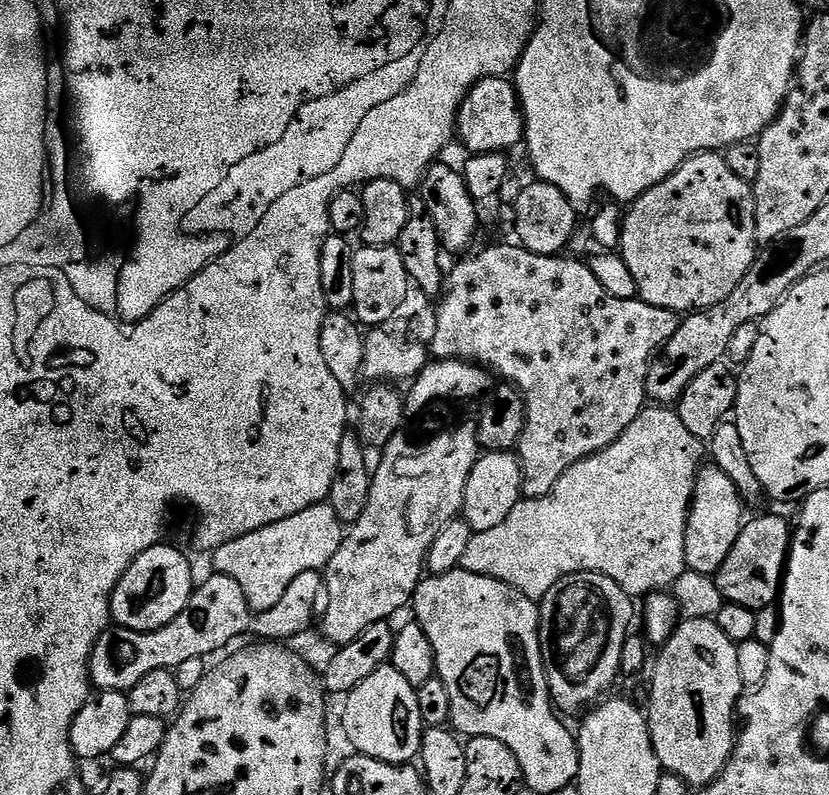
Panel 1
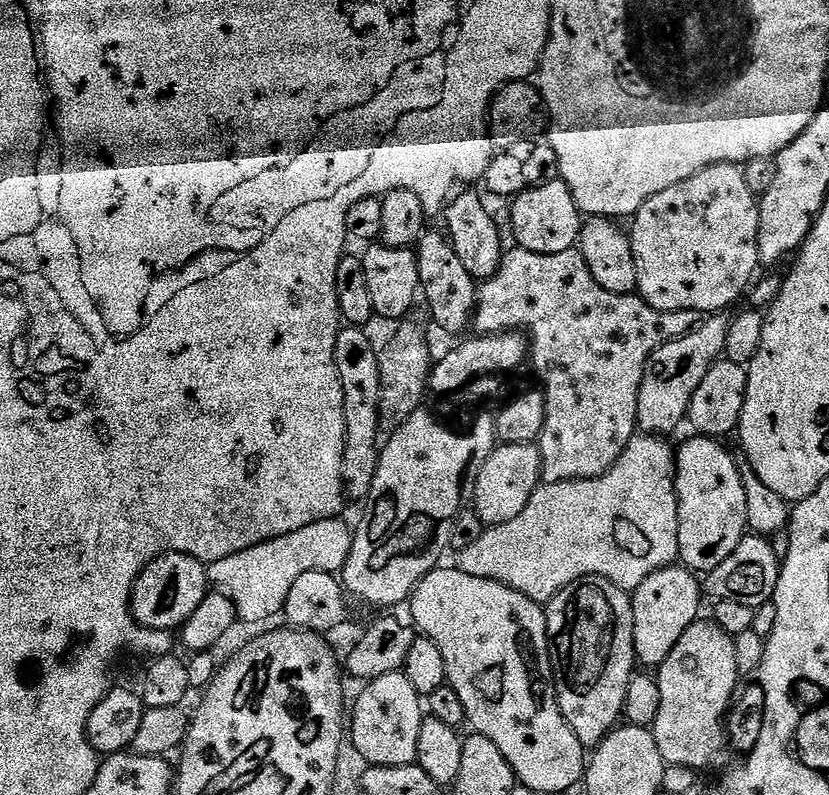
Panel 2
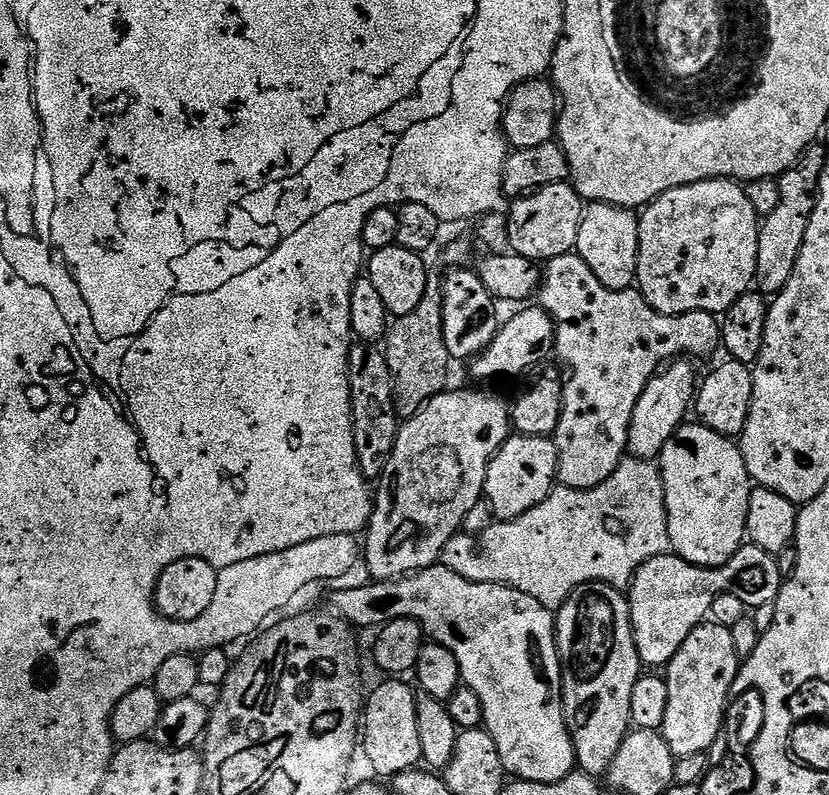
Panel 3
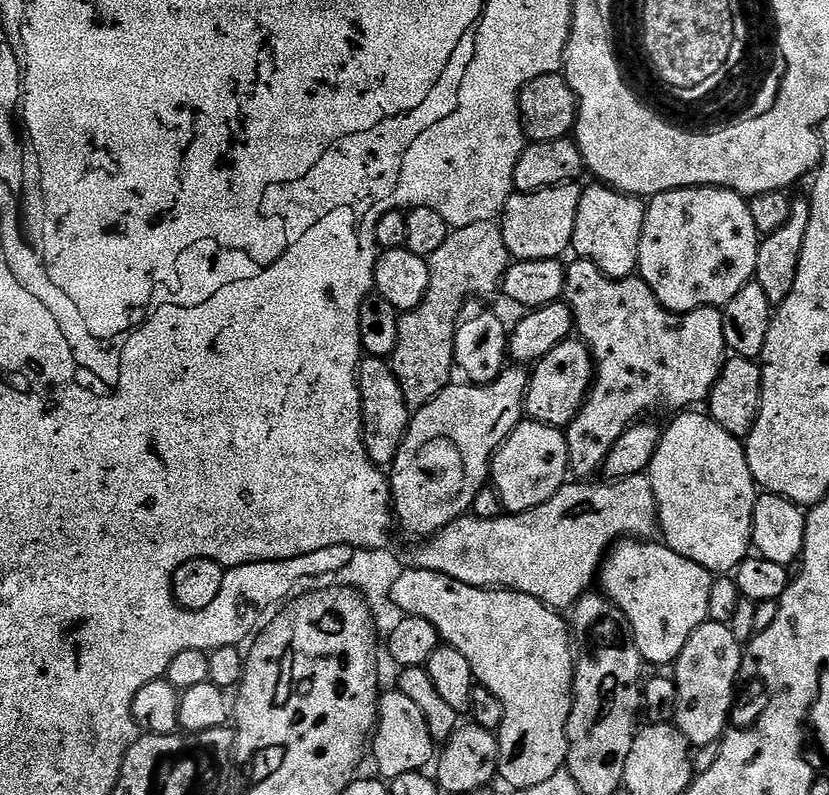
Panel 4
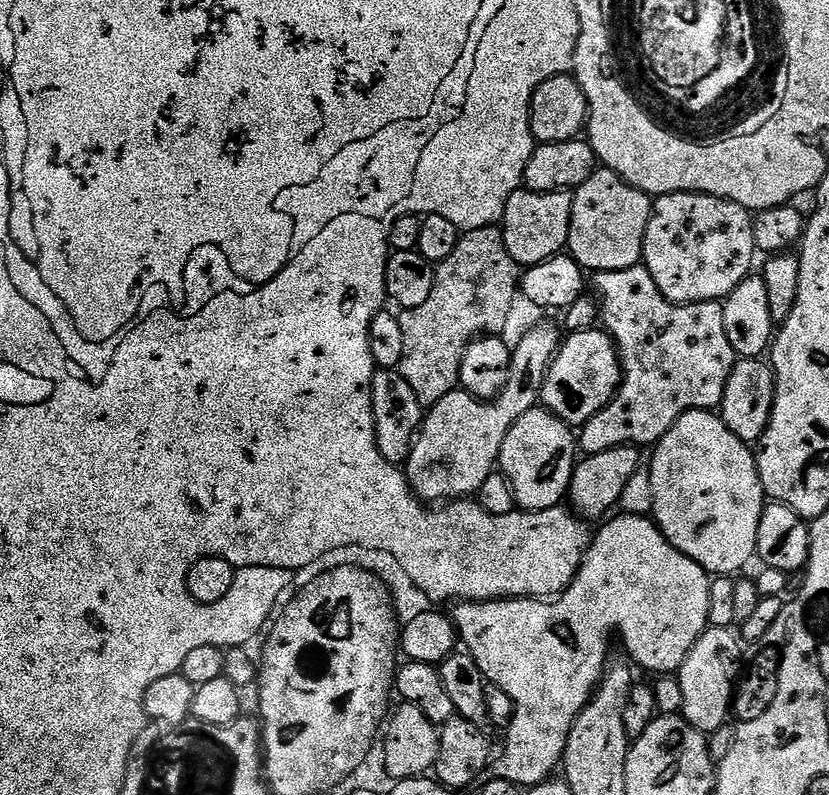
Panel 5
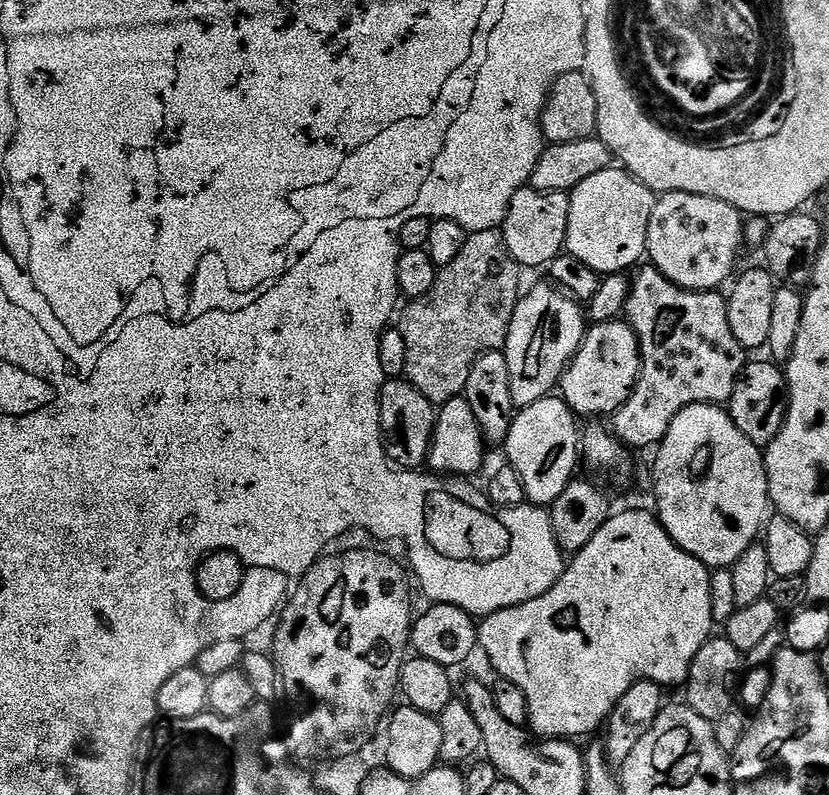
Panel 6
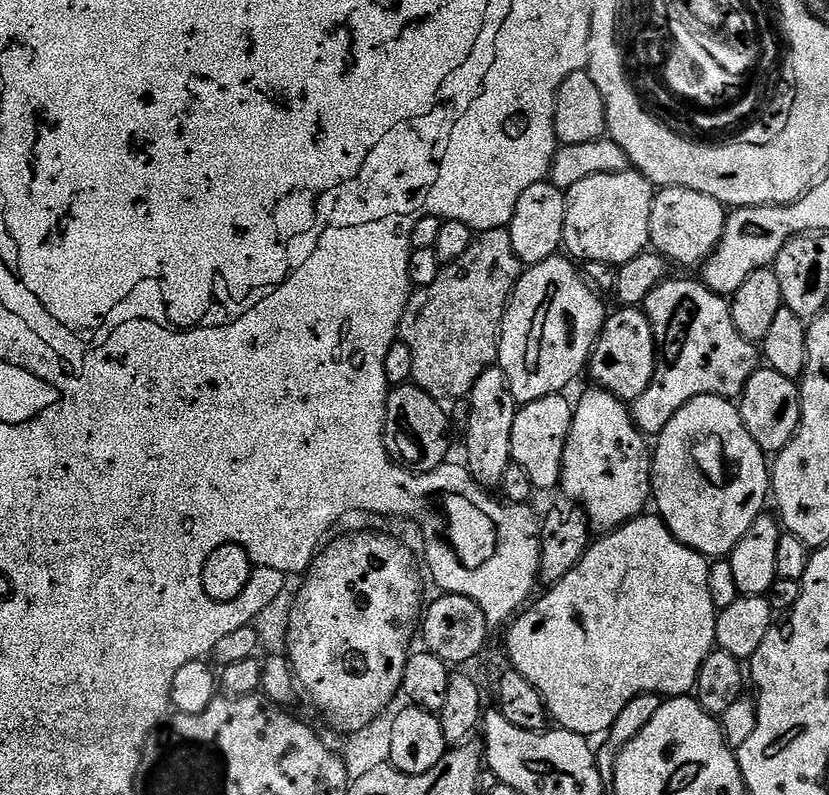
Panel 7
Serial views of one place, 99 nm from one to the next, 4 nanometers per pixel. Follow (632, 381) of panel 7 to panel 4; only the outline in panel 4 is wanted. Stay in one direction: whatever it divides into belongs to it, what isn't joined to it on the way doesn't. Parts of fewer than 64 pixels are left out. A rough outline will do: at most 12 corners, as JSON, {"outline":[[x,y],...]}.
{"outline":[[579,338],[537,360],[524,407],[567,429],[592,388],[596,365]]}

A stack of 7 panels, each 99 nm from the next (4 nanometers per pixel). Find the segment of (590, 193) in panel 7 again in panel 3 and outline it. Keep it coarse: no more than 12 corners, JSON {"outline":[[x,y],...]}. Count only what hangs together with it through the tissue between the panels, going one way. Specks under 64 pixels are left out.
{"outline":[[589,203],[575,255],[610,290],[636,284],[635,211]]}

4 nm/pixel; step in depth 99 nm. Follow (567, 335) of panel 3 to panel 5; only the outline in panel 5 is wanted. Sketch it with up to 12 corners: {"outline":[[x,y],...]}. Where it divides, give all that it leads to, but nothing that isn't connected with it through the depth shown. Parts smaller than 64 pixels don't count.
{"outline":[[643,263],[597,272],[620,351],[579,451],[655,446],[719,409],[723,303],[672,304]]}

